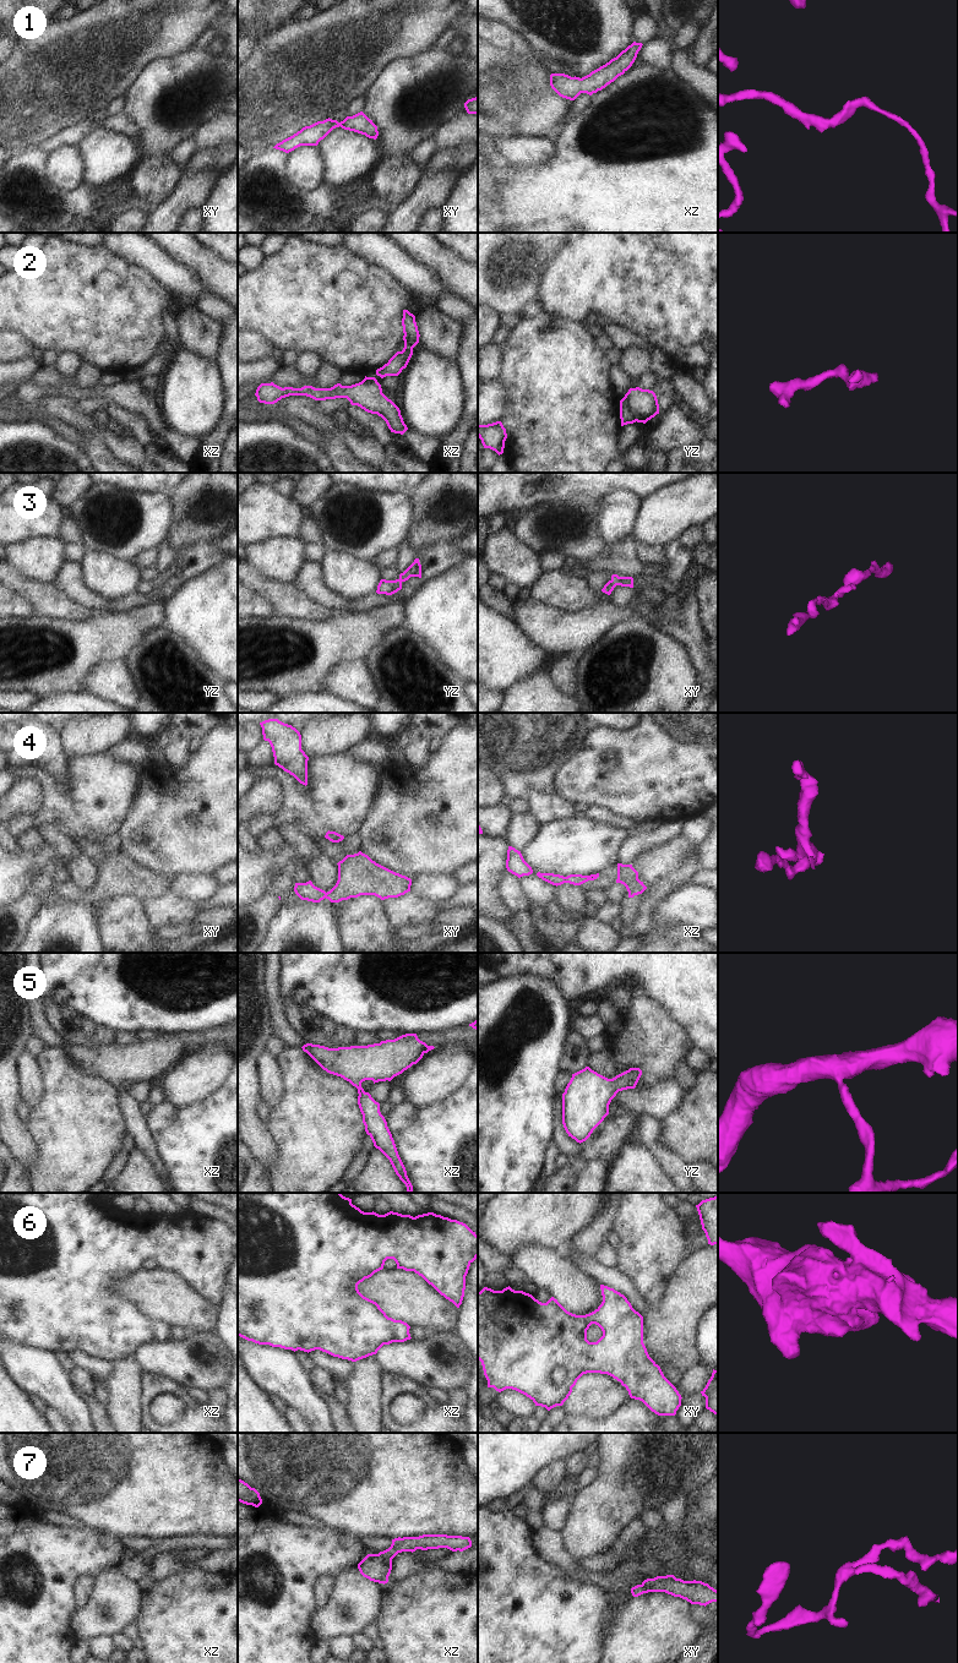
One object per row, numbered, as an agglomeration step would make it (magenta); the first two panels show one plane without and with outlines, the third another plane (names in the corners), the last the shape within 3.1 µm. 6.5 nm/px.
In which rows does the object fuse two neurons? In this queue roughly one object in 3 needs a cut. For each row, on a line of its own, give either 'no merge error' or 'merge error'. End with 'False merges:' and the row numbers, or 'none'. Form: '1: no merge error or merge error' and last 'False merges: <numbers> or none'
1: no merge error
2: merge error
3: no merge error
4: no merge error
5: no merge error
6: no merge error
7: no merge error
False merges: 2

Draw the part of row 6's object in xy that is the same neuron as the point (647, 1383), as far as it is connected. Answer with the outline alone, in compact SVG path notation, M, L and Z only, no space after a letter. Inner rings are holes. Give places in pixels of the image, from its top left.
M600 1285L600 1289L602 1304L586 1315L567 1312L554 1297L541 1303L532 1294L515 1291L510 1286L502 1291L484 1287L478 1292L478 1359L481 1362L488 1387L494 1387L499 1392L506 1389L516 1390L529 1397L535 1406L550 1411L564 1405L583 1374L600 1373L620 1381L631 1398L642 1401L655 1414L675 1416L682 1397L647 1352L643 1343L643 1316L620 1292L604 1285ZM592 1324L603 1331L597 1342L587 1340L587 1330Z

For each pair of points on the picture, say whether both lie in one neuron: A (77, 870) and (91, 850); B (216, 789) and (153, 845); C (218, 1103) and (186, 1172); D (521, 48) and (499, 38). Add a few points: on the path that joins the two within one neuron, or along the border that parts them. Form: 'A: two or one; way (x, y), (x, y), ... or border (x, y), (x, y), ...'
A: two; border (82, 851), (96, 863)
B: one; way (200, 803), (181, 822), (169, 829)
C: one; way (218, 1121), (190, 1151), (190, 1155)
D: one; way (516, 44), (504, 38)

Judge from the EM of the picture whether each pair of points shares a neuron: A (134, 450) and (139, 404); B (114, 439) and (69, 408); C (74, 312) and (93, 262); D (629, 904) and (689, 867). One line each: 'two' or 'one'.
A: two
B: one
C: one
D: two

